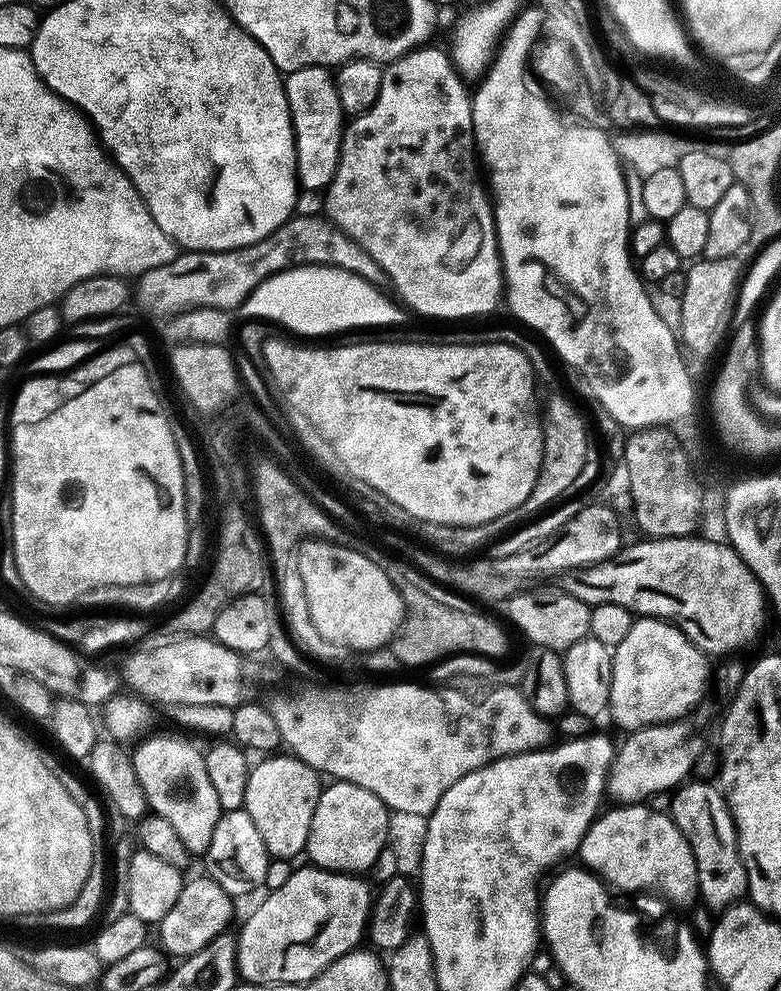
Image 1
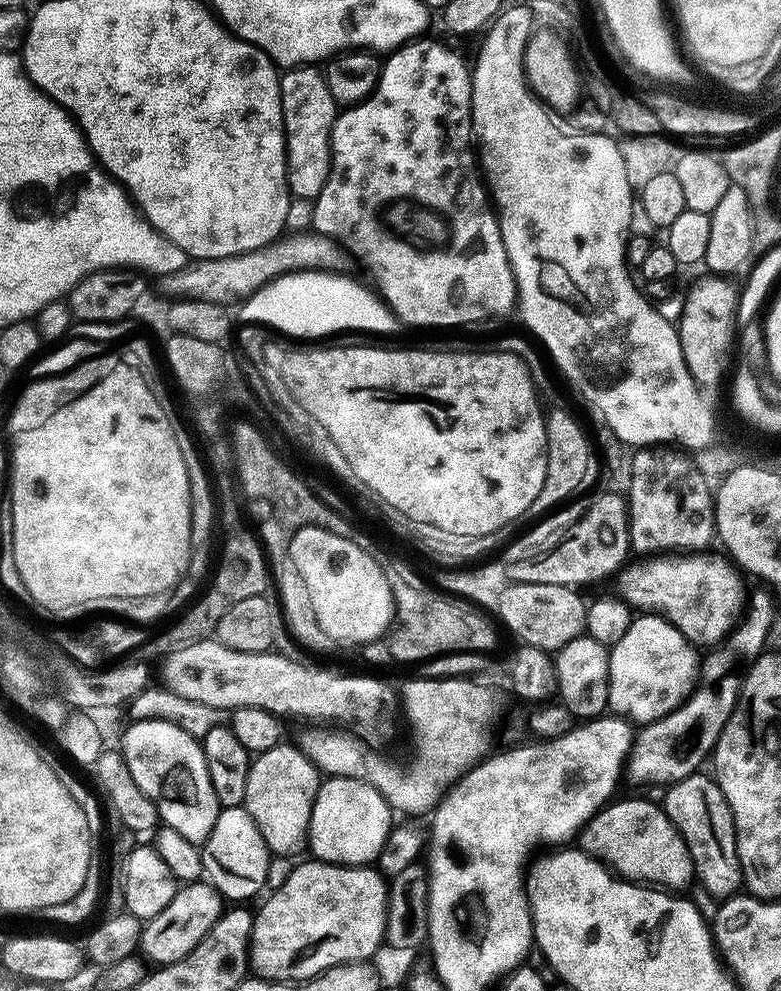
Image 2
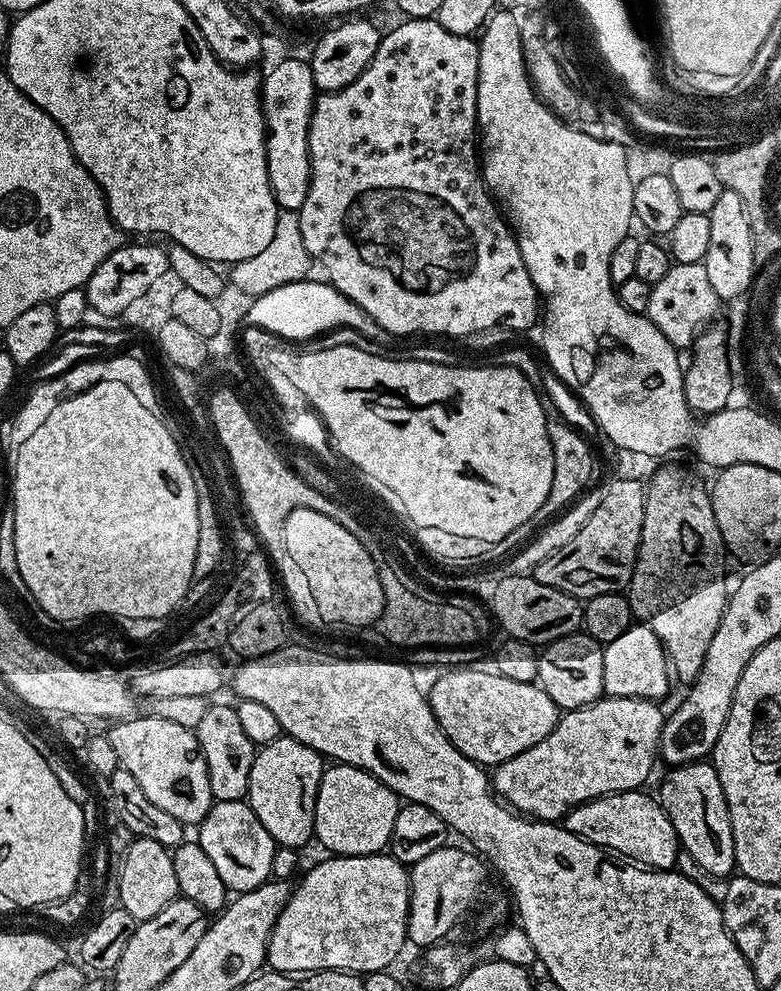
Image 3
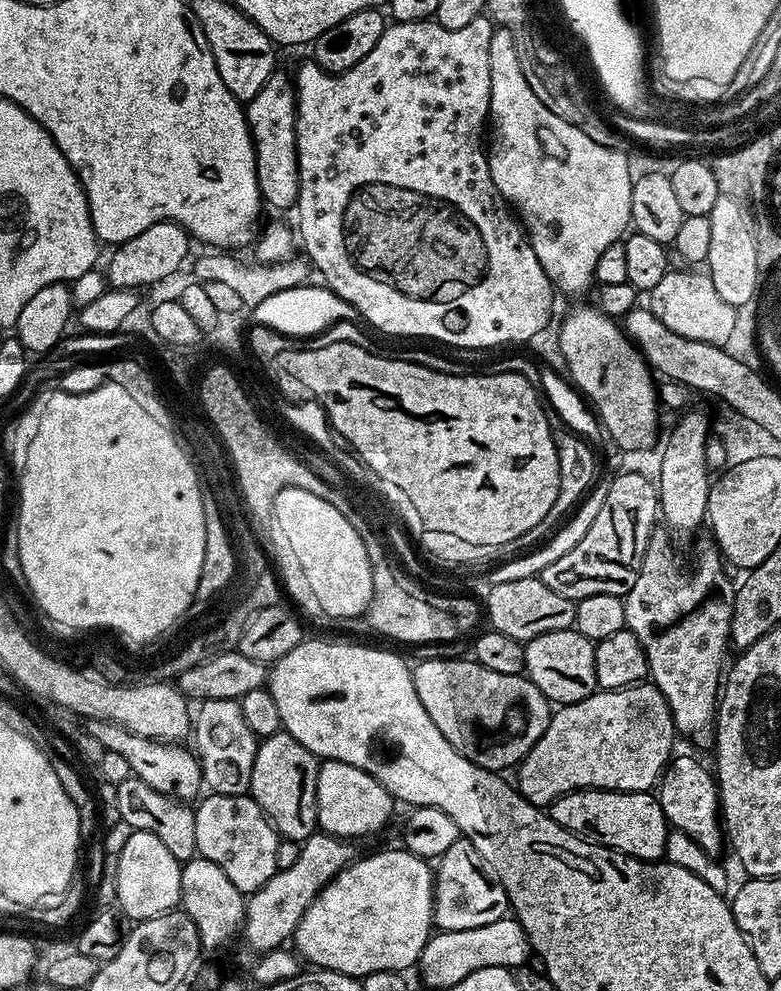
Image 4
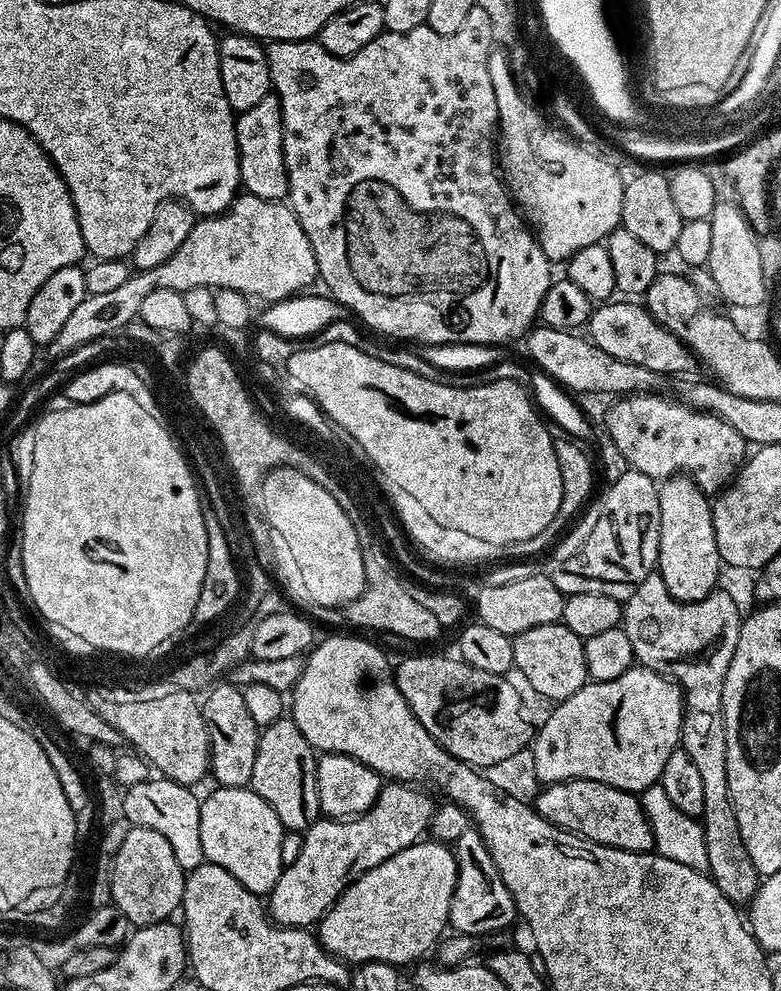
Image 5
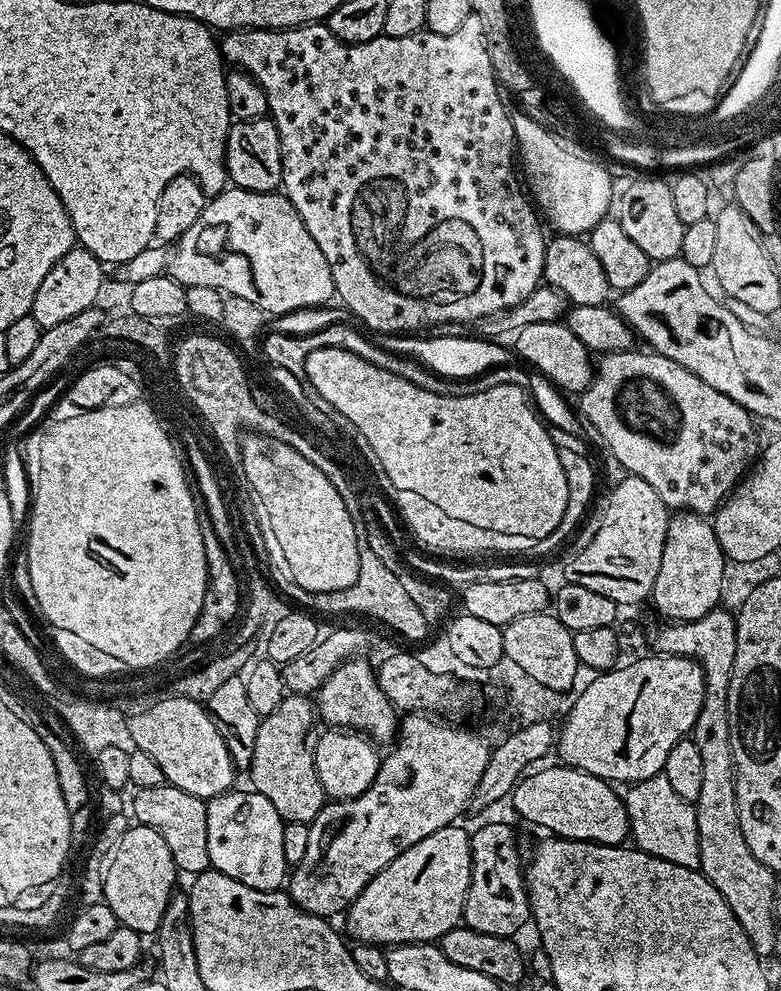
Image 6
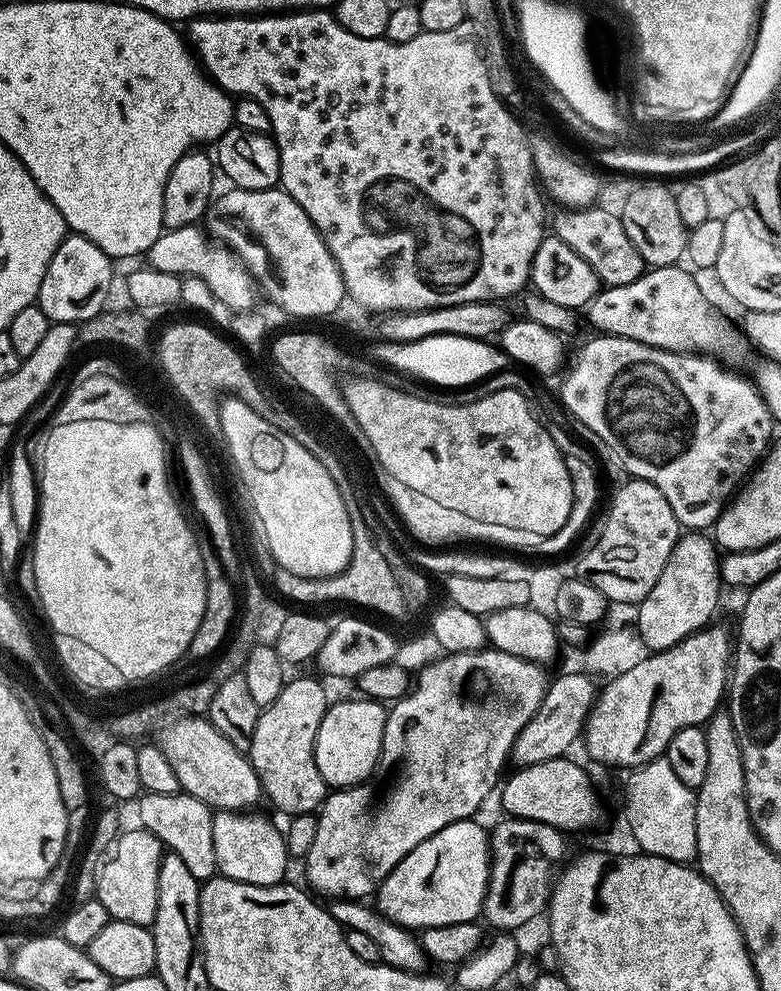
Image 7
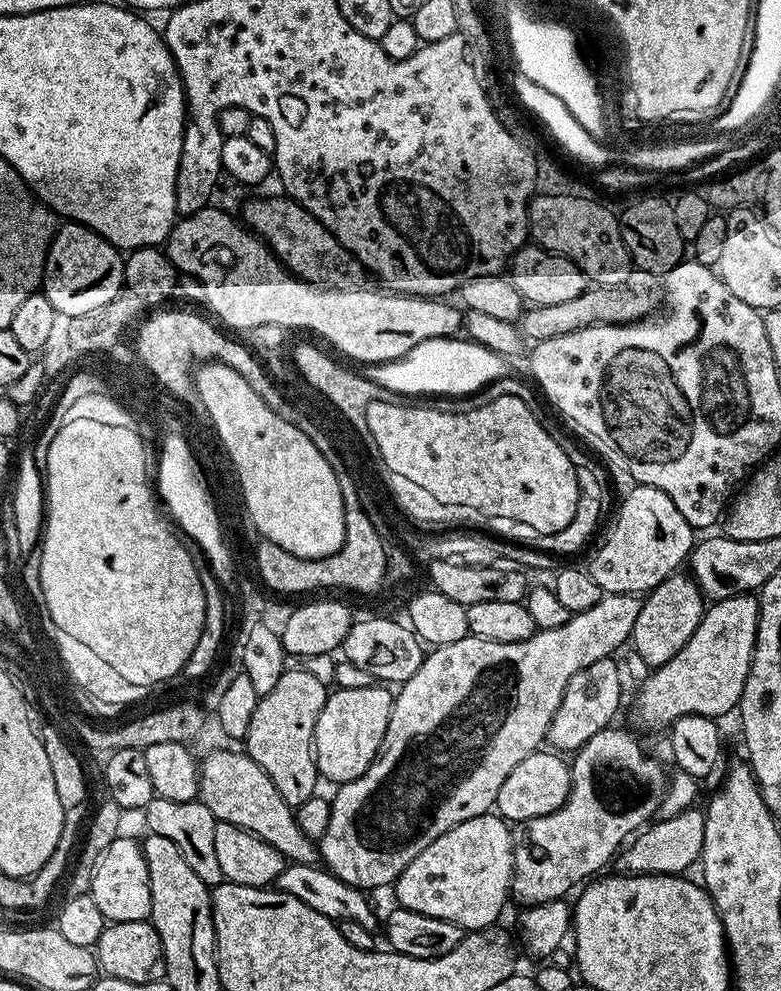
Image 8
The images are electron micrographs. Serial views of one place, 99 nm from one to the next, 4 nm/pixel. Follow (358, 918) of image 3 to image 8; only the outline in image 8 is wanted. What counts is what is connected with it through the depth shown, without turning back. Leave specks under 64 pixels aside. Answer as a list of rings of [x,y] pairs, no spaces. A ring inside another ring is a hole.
[[[496,814],[475,816],[466,822],[458,822],[446,834],[434,838],[406,870],[396,879],[395,903],[406,910],[414,910],[418,914],[426,914],[430,918],[442,918],[446,922],[454,922],[459,928],[475,930],[490,928],[497,923],[504,903],[509,903],[512,890],[512,871],[514,870],[514,832],[509,821]]]

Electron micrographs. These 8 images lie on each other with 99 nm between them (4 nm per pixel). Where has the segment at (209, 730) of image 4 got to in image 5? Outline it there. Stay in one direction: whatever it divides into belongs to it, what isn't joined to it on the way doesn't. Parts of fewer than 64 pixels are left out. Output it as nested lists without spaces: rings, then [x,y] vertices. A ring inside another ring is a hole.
[[[231,682],[217,683],[207,689],[202,700],[202,711],[210,738],[211,779],[216,779],[215,783],[221,788],[249,787],[254,774],[254,758],[258,754],[261,729],[257,728],[254,718],[250,718],[246,711],[243,691]]]

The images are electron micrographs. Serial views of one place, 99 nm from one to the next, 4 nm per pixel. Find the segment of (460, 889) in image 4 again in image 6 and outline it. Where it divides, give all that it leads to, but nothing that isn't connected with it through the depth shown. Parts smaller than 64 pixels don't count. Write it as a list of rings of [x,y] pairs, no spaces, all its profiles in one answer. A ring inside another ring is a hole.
[[[484,824],[477,832],[471,833],[472,838],[472,873],[470,874],[470,890],[466,894],[466,902],[464,903],[464,919],[462,921],[463,927],[473,928],[482,934],[494,934],[495,936],[506,936],[509,938],[515,937],[516,931],[530,920],[530,909],[528,906],[528,889],[526,887],[526,876],[522,871],[522,864],[520,868],[520,856],[516,853],[516,840],[512,837],[512,828],[508,824]]]

